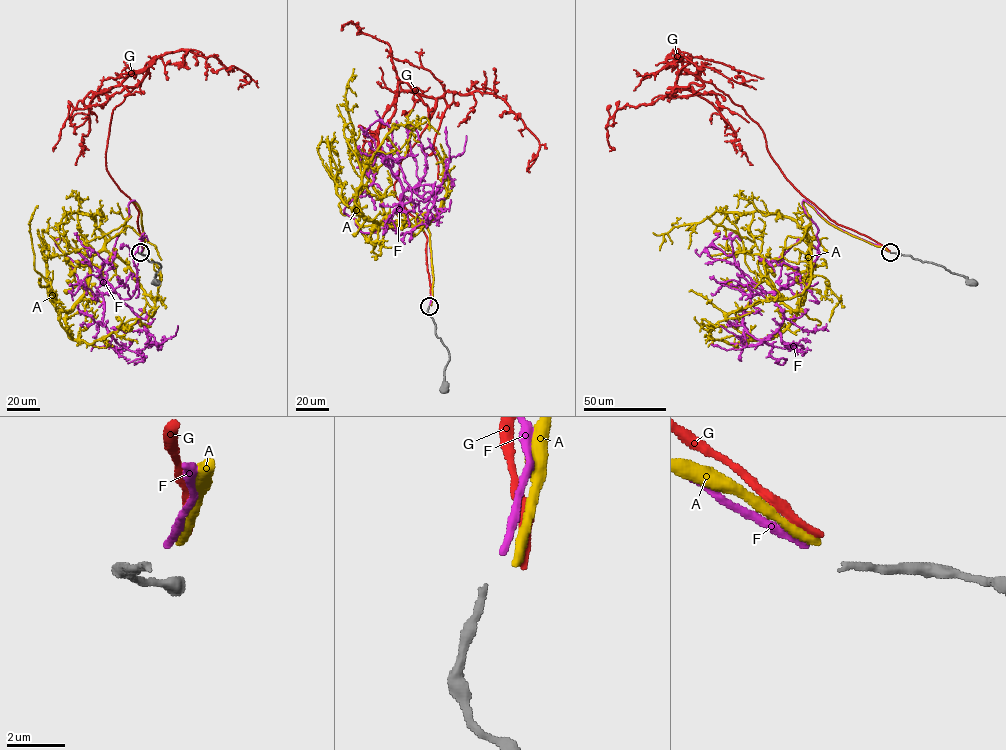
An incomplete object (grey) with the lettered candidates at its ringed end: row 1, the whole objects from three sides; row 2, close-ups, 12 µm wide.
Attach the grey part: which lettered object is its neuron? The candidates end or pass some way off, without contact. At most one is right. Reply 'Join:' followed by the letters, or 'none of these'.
Join: F

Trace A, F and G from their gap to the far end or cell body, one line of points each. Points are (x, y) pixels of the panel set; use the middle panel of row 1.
A: (430, 305), (426, 224), (381, 224), (354, 209), (364, 169), (395, 126), (425, 117), (439, 134)
F: (430, 304), (426, 224), (389, 226), (403, 188), (391, 158), (410, 187), (432, 187), (416, 198)
G: (431, 305), (427, 236), (394, 184), (436, 99), (447, 92), (478, 91), (503, 99), (539, 142), (526, 171)

